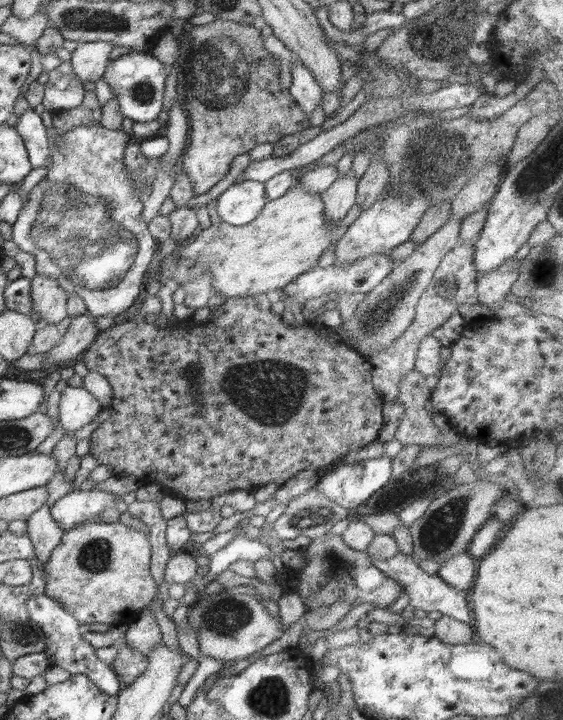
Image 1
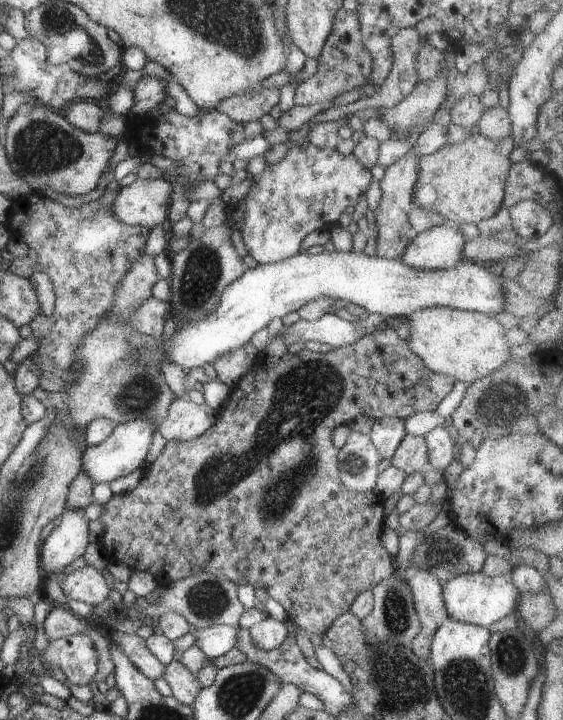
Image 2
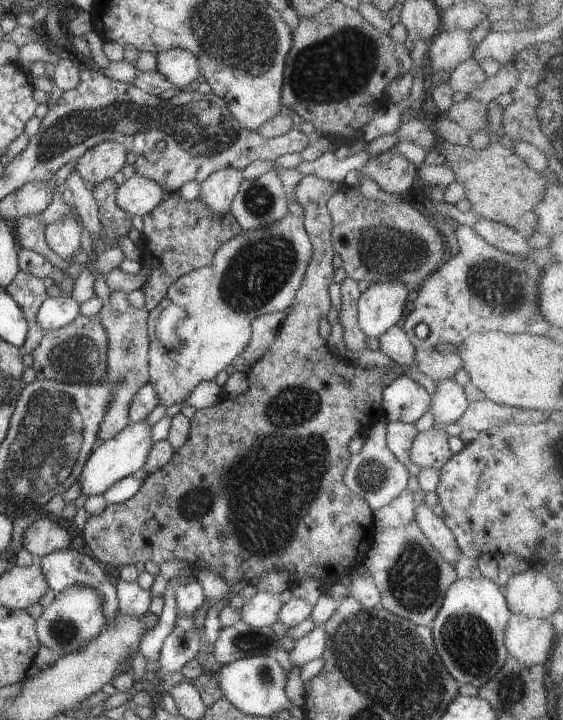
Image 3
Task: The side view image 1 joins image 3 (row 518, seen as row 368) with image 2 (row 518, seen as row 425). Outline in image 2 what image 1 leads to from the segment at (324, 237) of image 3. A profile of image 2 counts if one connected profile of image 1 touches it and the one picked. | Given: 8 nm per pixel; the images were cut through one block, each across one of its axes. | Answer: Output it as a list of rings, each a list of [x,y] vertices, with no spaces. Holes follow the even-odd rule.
[[[375,328],[354,344],[331,348],[327,353],[317,353],[309,349],[303,349],[297,354],[284,353],[274,368],[256,362],[235,384],[228,404],[218,411],[214,426],[210,426],[206,434],[194,440],[167,442],[158,458],[144,470],[136,488],[124,495],[113,495],[105,504],[104,512],[100,516],[104,531],[98,540],[101,554],[107,561],[124,562],[131,571],[150,572],[160,584],[182,580],[198,573],[212,573],[226,577],[237,585],[251,584],[254,588],[264,588],[273,602],[282,605],[289,624],[295,624],[306,637],[313,634],[321,637],[338,616],[349,610],[358,594],[371,591],[375,584],[394,576],[396,569],[394,558],[389,556],[380,541],[384,528],[384,498],[376,492],[358,494],[343,484],[339,476],[338,449],[332,443],[332,431],[337,426],[354,422],[362,414],[372,416],[377,421],[385,416],[406,419],[419,412],[436,411],[438,404],[452,392],[454,382],[456,379],[452,376],[430,370],[410,350],[408,342],[397,333],[396,328]],[[242,560],[249,561],[245,574],[240,574],[237,569]]]

